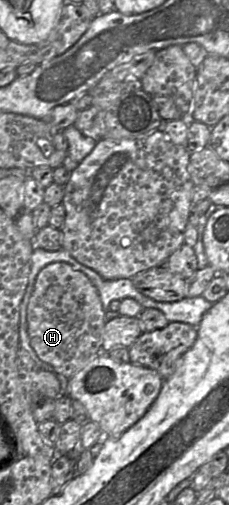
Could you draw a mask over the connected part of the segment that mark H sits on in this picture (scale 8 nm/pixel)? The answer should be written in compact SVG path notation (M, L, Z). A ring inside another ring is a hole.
M53 262L37 275L27 307L28 335L37 357L70 379L102 350L105 312L97 288L66 262Z

